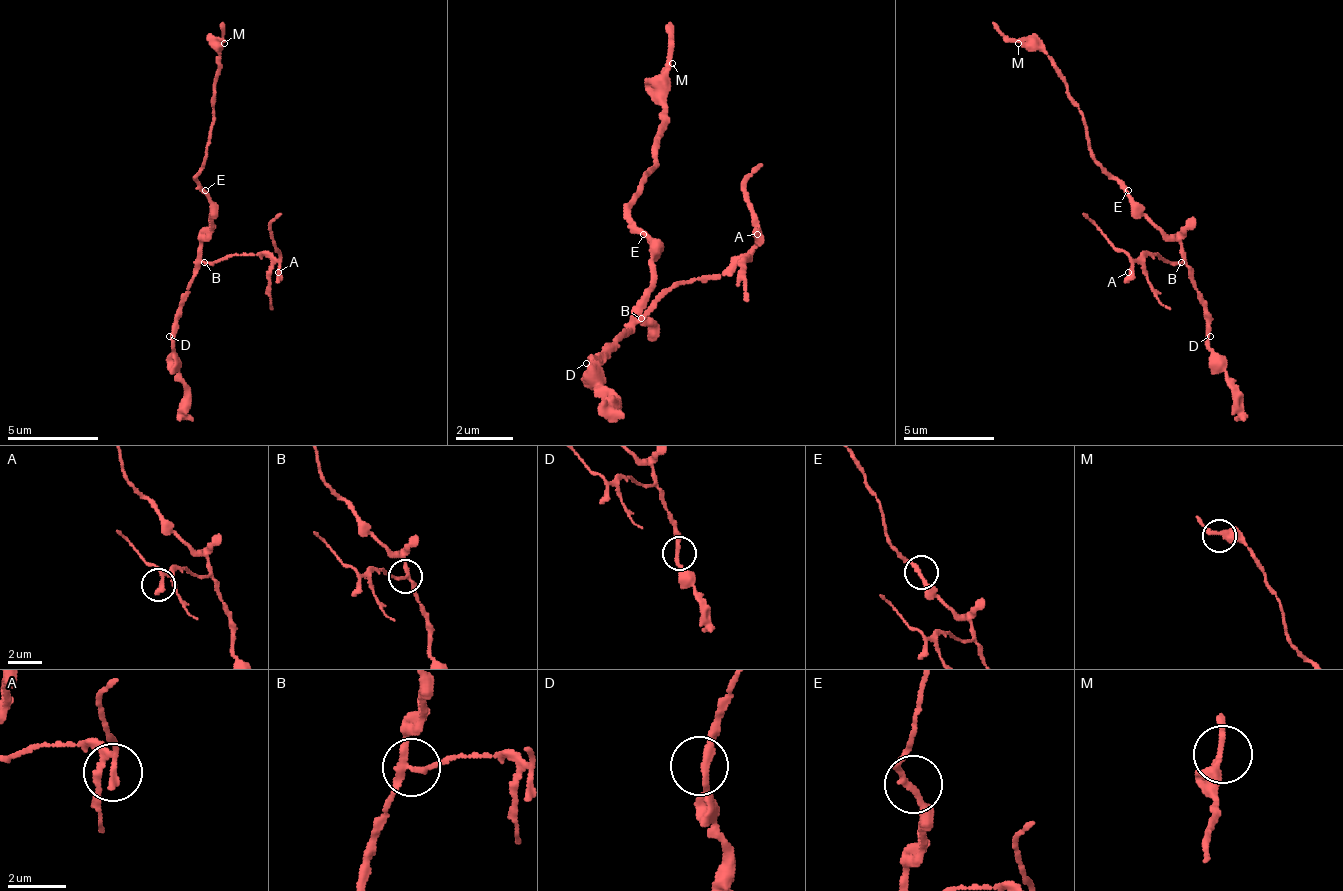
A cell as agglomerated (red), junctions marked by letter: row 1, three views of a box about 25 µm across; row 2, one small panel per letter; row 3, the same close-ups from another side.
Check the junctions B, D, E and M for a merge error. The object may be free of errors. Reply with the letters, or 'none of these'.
B

